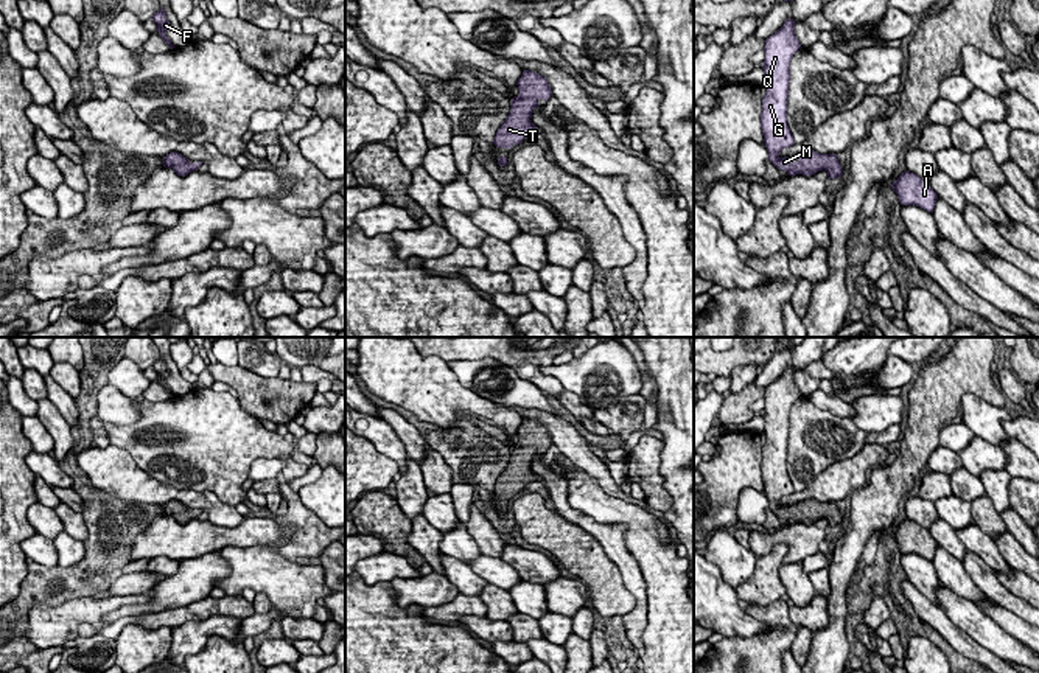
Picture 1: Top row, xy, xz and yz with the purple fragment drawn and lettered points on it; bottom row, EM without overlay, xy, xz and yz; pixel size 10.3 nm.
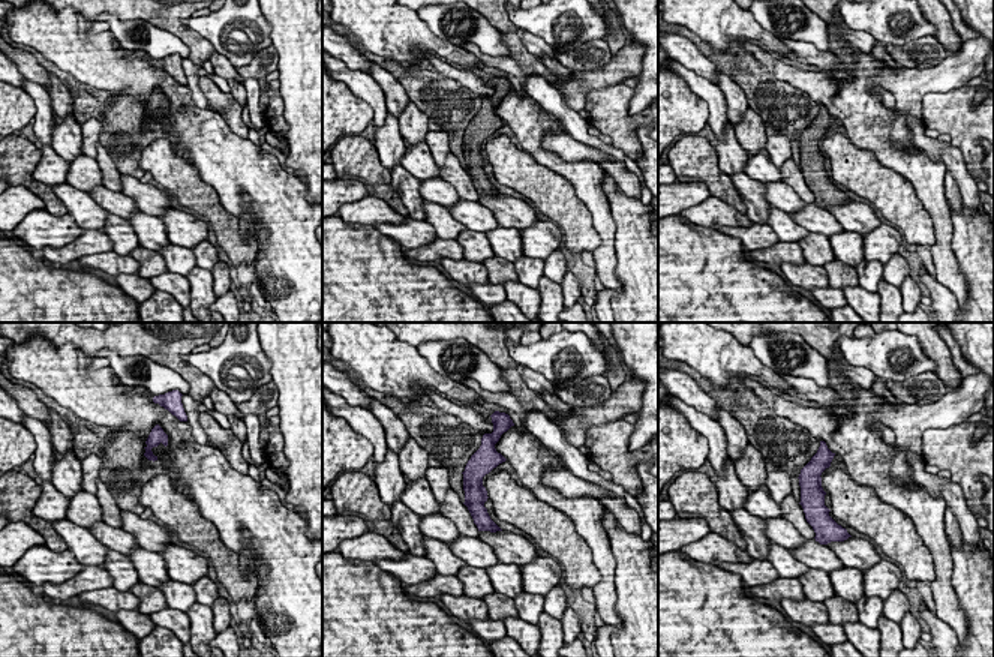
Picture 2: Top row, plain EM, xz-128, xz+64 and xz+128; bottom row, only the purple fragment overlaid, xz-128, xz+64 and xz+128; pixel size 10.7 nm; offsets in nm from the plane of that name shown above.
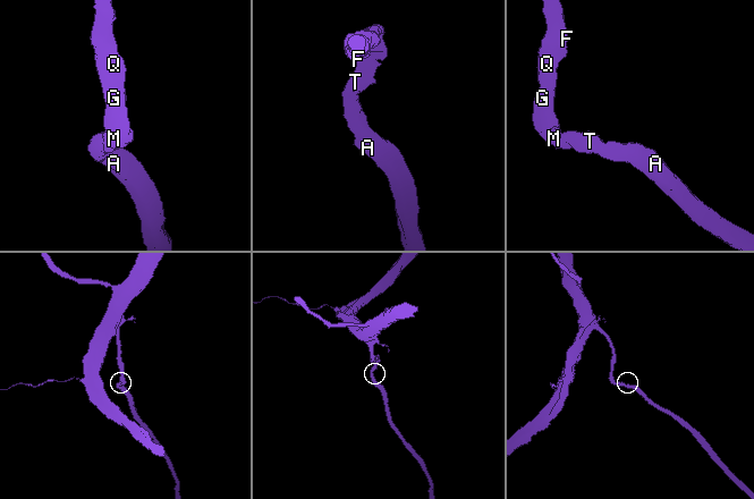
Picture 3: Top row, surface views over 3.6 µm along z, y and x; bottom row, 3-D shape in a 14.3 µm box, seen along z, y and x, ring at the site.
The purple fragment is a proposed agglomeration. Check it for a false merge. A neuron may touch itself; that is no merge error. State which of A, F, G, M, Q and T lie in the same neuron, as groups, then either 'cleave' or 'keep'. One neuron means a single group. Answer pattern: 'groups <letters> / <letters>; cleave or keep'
groups A F G M Q T; keep

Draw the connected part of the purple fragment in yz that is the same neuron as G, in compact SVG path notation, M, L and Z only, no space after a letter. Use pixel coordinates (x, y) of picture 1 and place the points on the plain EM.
M787 367L784 373L770 385L765 387L765 445L762 446L761 477L764 491L768 499L768 508L789 524L810 524L818 519L826 519L829 527L841 525L843 516L837 502L818 502L807 499L792 505L781 505L784 496L795 493L793 483L787 474L787 448L790 434L790 409L793 403L803 396L795 384L795 373Z

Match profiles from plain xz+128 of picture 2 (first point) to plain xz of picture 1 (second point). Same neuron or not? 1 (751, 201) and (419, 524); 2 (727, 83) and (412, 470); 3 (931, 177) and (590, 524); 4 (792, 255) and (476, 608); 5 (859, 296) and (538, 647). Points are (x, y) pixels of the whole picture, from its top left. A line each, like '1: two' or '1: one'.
1: one
2: two
3: one
4: one
5: one

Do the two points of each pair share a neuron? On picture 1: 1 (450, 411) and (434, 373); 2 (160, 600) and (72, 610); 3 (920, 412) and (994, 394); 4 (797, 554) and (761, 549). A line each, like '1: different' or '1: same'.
1: same
2: different
3: same
4: same

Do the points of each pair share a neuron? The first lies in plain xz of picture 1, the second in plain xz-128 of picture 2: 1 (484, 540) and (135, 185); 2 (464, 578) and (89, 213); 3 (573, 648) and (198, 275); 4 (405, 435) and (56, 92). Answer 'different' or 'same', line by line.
1: different
2: same
3: same
4: different

